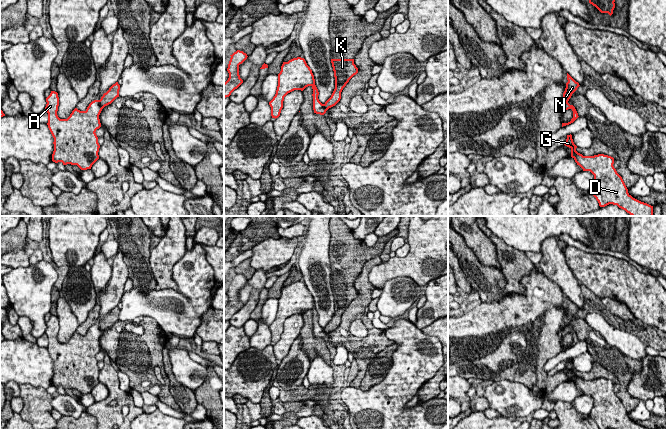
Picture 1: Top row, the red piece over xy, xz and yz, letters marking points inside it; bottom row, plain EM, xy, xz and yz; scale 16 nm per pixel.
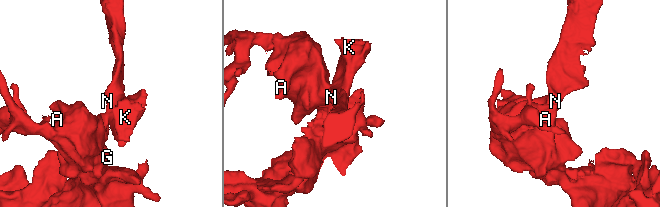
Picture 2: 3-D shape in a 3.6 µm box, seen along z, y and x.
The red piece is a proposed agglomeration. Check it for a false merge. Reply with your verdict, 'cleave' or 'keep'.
cleave

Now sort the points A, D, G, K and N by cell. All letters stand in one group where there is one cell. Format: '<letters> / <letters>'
A D G / K N

